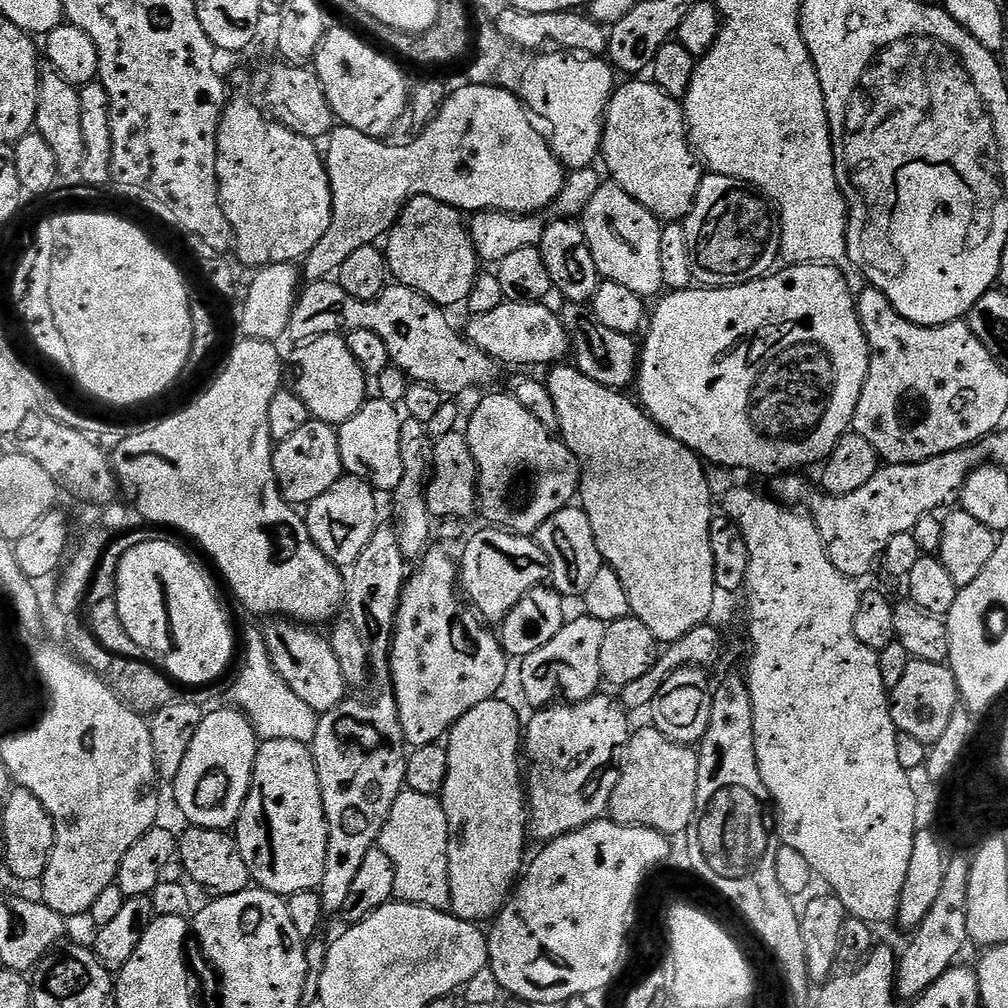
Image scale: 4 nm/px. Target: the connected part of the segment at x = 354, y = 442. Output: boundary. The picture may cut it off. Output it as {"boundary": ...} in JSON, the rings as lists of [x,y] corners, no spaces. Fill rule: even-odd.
{"boundary":[[[379,398],[365,400],[362,410],[339,425],[338,450],[342,450],[345,473],[366,481],[377,493],[391,494],[402,482],[402,412],[399,407]]]}

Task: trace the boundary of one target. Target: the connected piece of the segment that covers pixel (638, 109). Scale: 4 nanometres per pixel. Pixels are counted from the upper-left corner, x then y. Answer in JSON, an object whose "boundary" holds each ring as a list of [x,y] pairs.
{"boundary":[[[632,78],[629,84],[621,83],[619,87],[613,91],[612,100],[608,104],[608,112],[604,116],[604,142],[602,145],[602,164],[608,167],[611,183],[618,185],[622,190],[626,190],[626,194],[630,194],[630,198],[634,198],[642,206],[646,206],[646,210],[650,210],[656,215],[657,220],[661,222],[680,222],[685,216],[690,215],[692,207],[696,205],[696,195],[698,194],[698,186],[702,175],[702,164],[698,159],[688,138],[688,123],[684,120],[684,110],[681,101],[670,98],[660,87],[649,82],[644,78]]]}

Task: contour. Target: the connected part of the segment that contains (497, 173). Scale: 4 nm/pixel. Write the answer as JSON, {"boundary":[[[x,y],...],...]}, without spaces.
{"boundary":[[[465,83],[463,87],[443,101],[439,111],[420,128],[421,132],[409,144],[388,144],[392,142],[367,136],[362,130],[333,127],[326,140],[326,167],[332,191],[330,230],[326,230],[322,242],[318,242],[302,261],[305,281],[329,279],[339,273],[342,262],[346,262],[354,250],[383,241],[392,231],[405,204],[416,196],[438,198],[438,202],[446,202],[464,214],[511,212],[514,216],[527,216],[543,213],[543,208],[551,209],[555,205],[558,194],[564,189],[566,169],[552,152],[545,133],[540,133],[532,125],[533,117],[519,96],[515,91],[495,84]]]}

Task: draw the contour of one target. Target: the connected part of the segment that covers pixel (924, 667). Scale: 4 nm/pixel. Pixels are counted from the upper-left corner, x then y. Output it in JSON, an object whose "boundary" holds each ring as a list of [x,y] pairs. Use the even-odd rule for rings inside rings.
{"boundary":[[[909,659],[898,686],[890,689],[890,703],[897,733],[918,738],[918,742],[931,746],[938,743],[939,738],[945,733],[946,726],[949,725],[961,699],[956,679],[947,663]]]}

